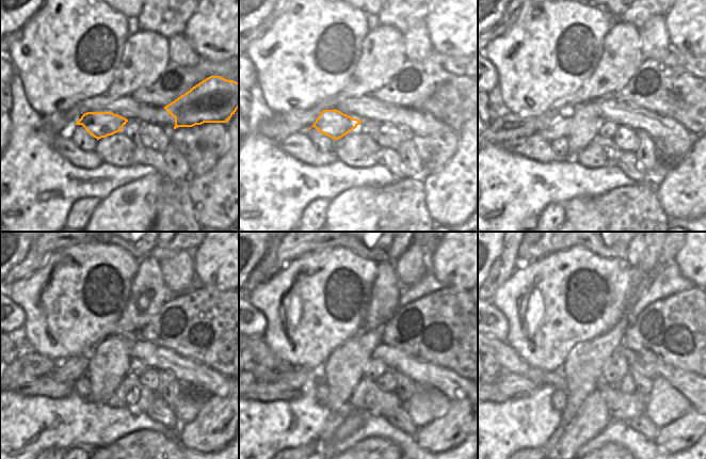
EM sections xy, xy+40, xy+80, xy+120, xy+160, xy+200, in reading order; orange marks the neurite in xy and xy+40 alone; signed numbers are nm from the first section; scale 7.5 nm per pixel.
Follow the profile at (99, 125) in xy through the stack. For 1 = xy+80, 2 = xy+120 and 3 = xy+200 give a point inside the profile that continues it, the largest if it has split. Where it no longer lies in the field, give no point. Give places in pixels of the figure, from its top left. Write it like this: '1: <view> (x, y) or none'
1: xy+80 (559, 127)
2: xy+120 (67, 372)
3: xy+200 (510, 384)

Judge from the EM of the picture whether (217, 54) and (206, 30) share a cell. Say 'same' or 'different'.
same

